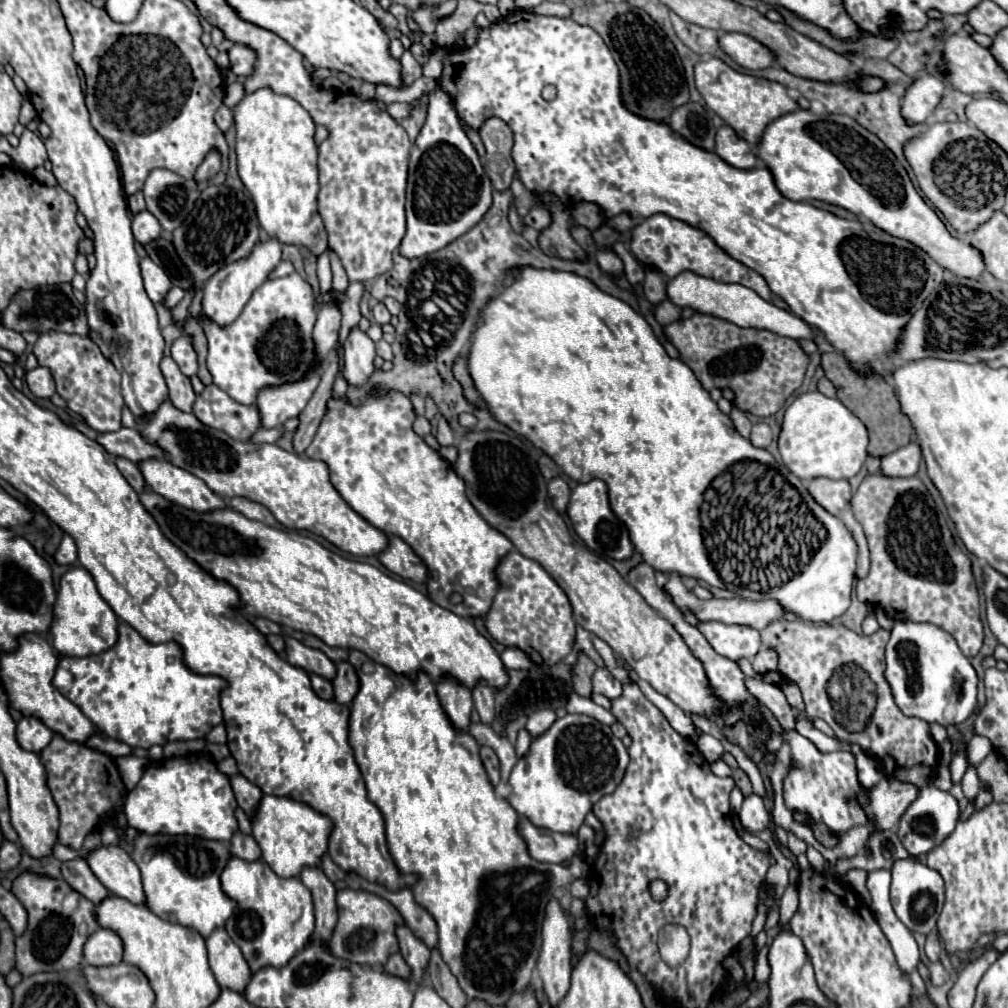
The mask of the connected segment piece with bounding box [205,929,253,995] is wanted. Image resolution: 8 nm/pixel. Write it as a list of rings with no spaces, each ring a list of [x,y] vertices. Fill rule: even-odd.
[[[215,929],[207,939],[207,953],[209,953],[209,965],[215,973],[215,979],[219,987],[229,987],[231,991],[245,993],[245,983],[249,983],[249,963],[245,963],[245,957],[241,955],[241,949],[229,939],[225,929]]]

